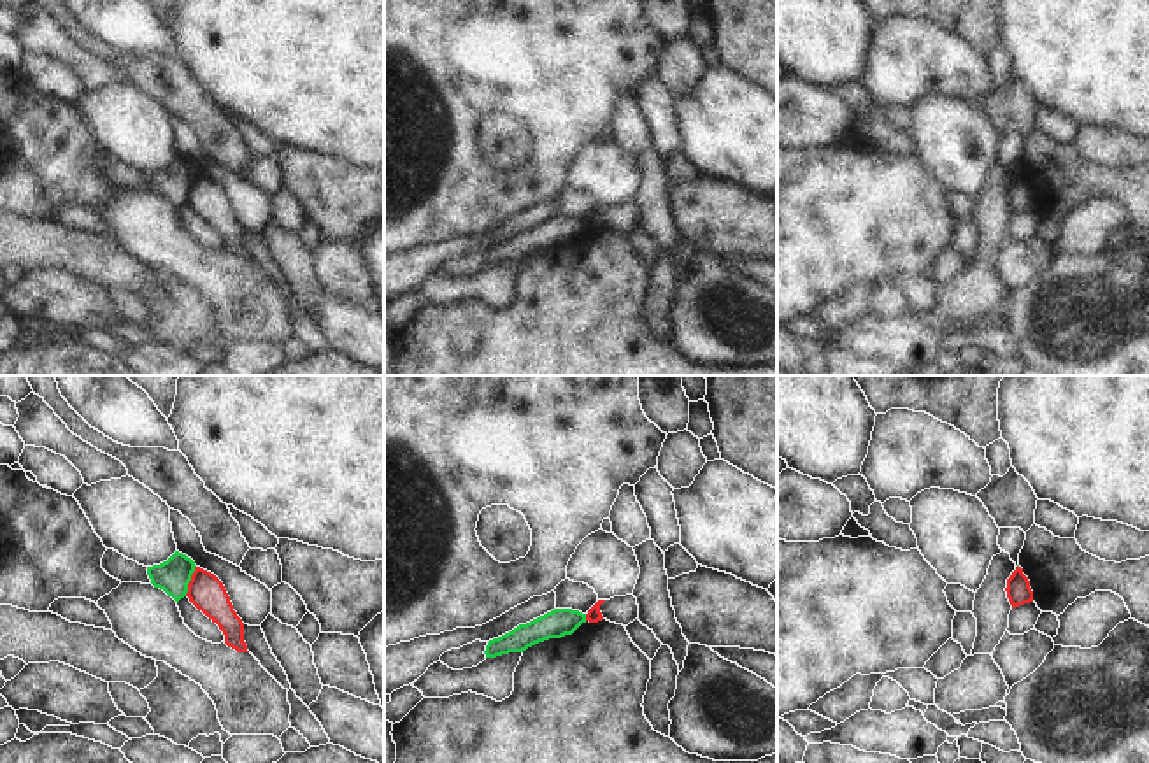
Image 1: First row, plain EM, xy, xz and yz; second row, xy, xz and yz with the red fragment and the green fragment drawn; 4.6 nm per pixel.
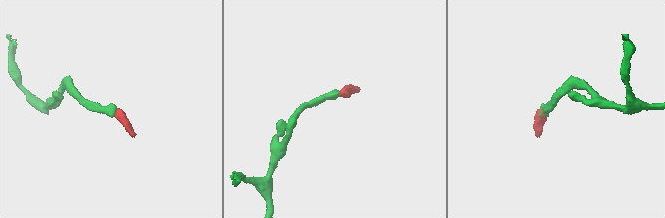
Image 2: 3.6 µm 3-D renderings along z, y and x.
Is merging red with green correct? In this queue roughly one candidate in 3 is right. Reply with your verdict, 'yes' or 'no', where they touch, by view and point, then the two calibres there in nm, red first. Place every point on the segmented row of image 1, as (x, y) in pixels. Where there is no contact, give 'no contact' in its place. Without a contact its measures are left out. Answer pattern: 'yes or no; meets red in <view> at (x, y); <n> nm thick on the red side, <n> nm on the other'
no; meets red in xy at (190, 581); 170 nm thick on the red side, 160 nm on the other

